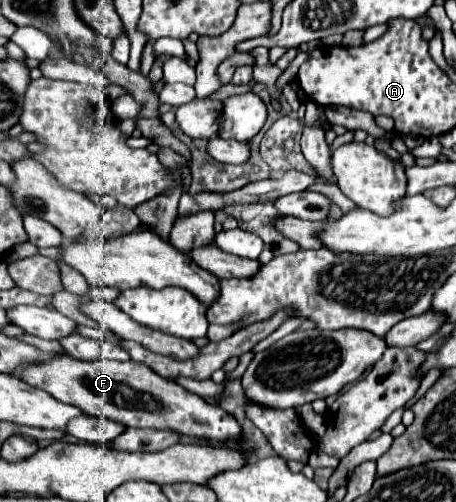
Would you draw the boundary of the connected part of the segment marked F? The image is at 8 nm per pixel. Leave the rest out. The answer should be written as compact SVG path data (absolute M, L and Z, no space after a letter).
M61 354L47 364L31 364L31 368L23 368L17 378L25 380L35 388L43 388L59 402L73 404L85 414L109 418L123 424L125 428L159 428L171 430L179 436L205 438L209 442L237 442L243 438L241 424L221 406L205 402L203 398L187 392L179 384L173 384L173 380L167 380L155 374L145 364L133 360L81 362L67 354Z

